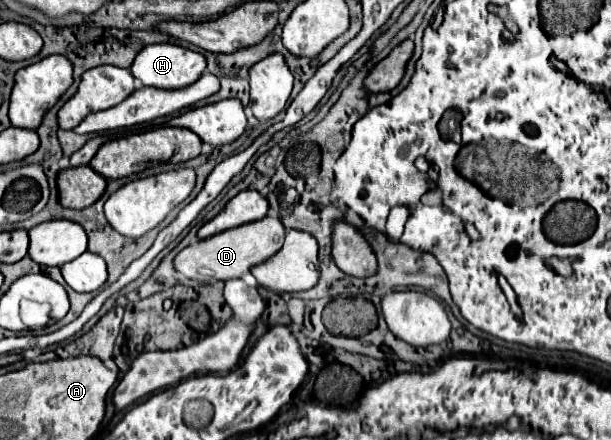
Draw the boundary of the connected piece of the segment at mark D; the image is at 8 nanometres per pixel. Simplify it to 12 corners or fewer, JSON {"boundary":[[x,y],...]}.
{"boundary":[[279,217],[199,239],[173,267],[189,279],[237,279],[281,249]]}

